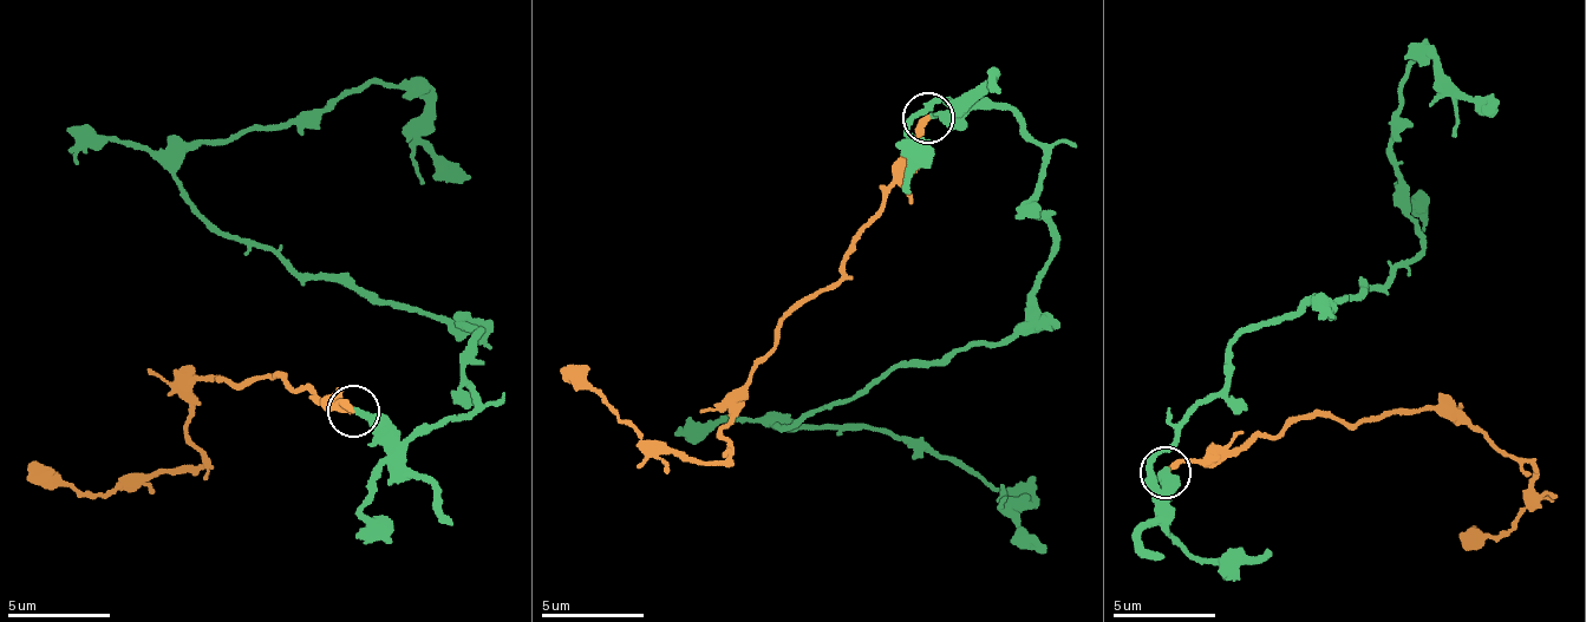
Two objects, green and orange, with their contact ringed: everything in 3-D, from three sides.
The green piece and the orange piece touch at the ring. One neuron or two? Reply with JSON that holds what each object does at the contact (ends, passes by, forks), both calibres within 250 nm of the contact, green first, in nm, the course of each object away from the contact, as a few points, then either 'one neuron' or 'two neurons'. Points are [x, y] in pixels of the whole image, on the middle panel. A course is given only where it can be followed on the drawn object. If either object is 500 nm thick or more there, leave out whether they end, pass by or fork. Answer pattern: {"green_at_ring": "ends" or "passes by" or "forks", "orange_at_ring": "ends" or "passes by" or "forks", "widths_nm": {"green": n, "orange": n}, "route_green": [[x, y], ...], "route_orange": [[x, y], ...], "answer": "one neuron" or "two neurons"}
{"green_at_ring": "ends", "orange_at_ring": "ends", "widths_nm": {"green": 280, "orange": 280}, "route_green": [[932, 116], [1007, 110], [1044, 151], [1053, 240], [1025, 321], [777, 426], [927, 442], [1024, 503], [1048, 551]], "route_orange": [[926, 116], [837, 281], [792, 303], [722, 430], [722, 459], [654, 452], [562, 377]], "answer": "one neuron"}

